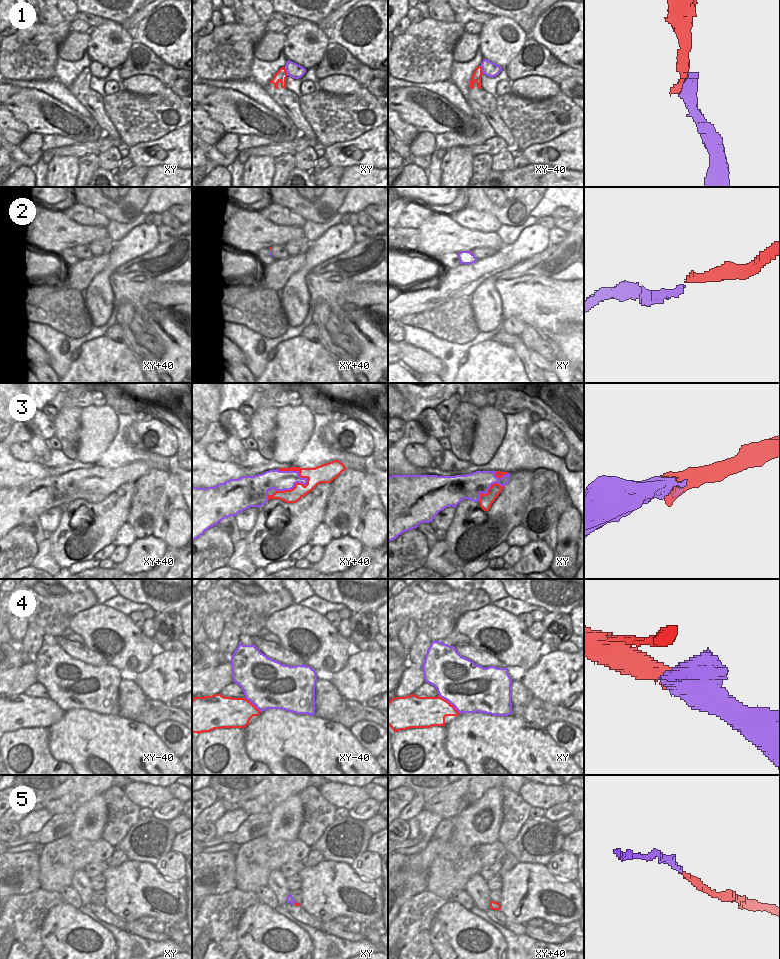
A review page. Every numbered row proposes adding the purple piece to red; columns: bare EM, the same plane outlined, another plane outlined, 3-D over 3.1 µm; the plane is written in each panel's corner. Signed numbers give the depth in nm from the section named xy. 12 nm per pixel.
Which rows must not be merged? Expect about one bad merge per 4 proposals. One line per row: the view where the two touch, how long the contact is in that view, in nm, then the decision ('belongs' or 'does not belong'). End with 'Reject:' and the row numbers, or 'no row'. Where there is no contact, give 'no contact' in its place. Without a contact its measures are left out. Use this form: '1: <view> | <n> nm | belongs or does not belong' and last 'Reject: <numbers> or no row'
1: xy | 120 nm | belongs
2: no contact | belongs
3: xy+40 | 420 nm | belongs
4: xy | 360 nm | belongs
5: xy | 50 nm | belongs
Reject: no row

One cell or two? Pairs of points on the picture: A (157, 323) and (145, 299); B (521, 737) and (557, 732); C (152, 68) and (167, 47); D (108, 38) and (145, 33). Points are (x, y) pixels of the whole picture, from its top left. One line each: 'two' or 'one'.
A: two
B: two
C: two
D: two

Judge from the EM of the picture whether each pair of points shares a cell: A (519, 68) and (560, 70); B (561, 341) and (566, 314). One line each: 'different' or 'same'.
A: same
B: different

